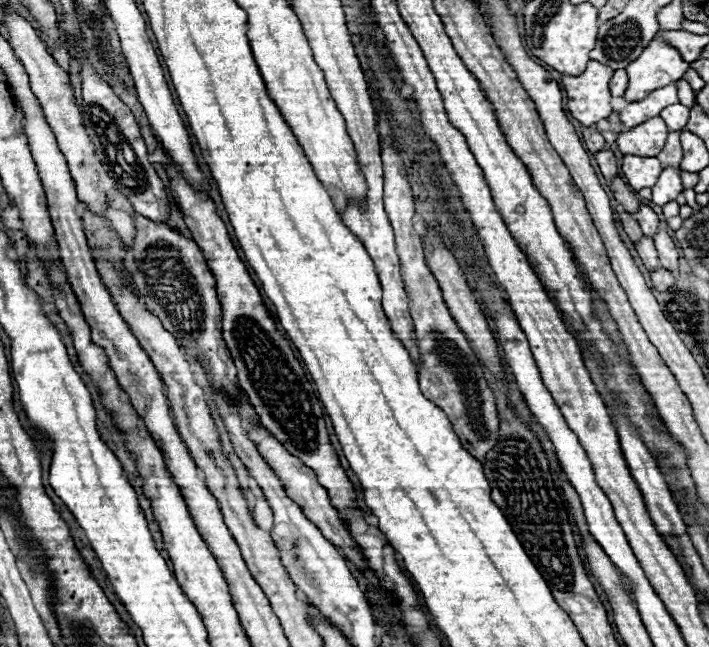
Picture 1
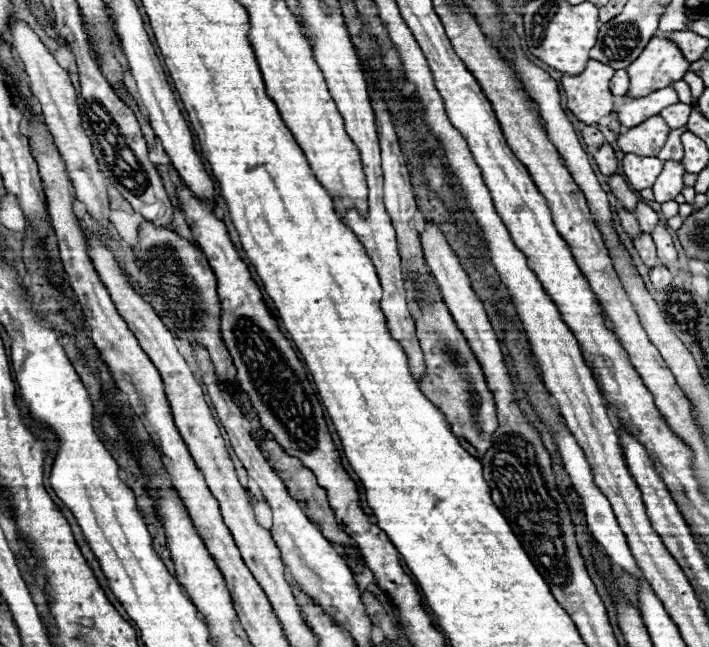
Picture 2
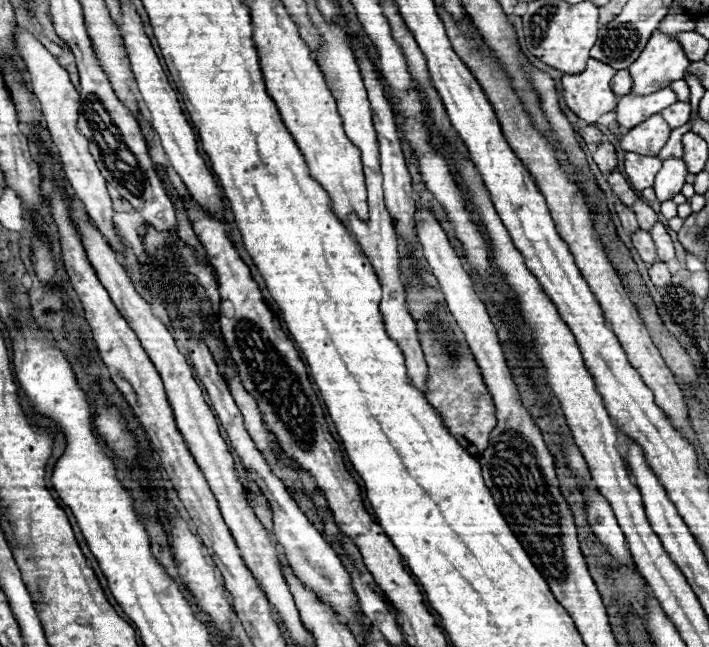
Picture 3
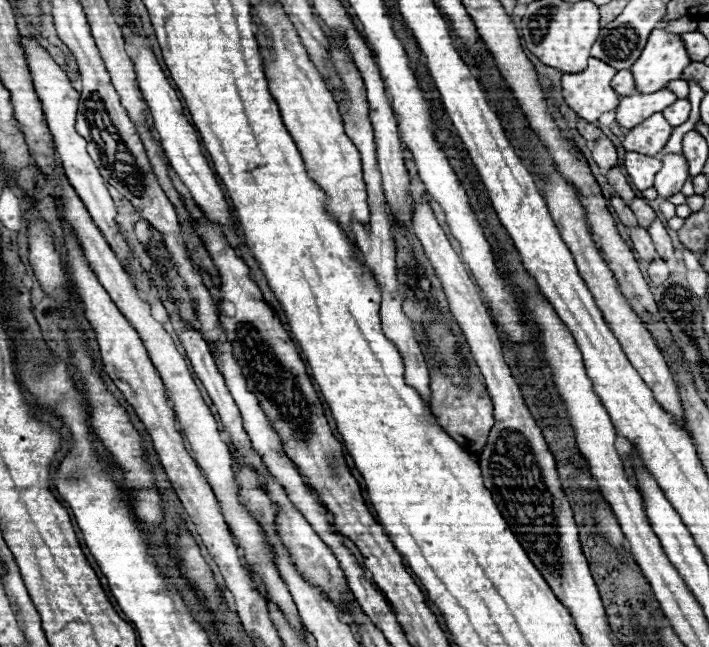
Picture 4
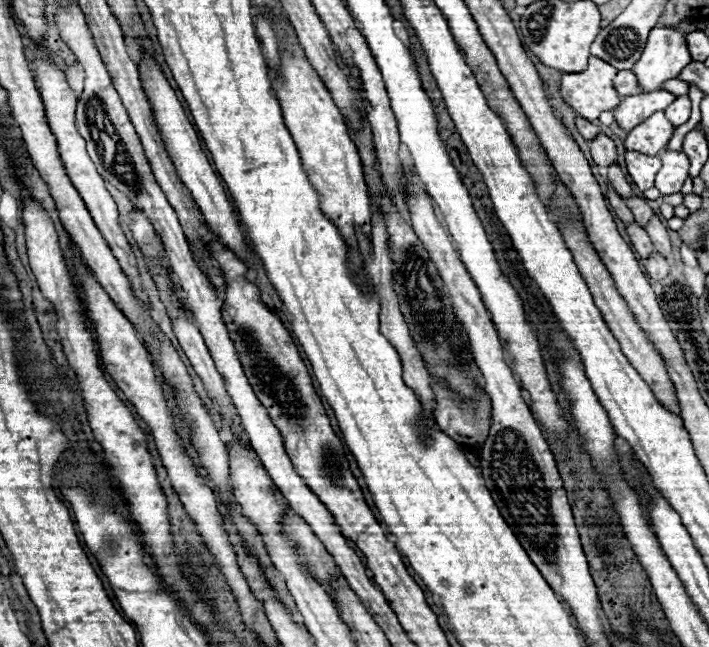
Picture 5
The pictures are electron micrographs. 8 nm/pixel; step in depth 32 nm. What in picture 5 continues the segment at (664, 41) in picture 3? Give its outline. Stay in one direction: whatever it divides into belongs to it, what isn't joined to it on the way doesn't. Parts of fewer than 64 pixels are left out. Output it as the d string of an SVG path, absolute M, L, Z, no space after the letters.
M656 26L650 32L644 52L634 64L632 72L636 72L640 88L644 92L652 92L660 88L664 80L678 78L690 62L692 58L686 48L684 32L676 32L666 26Z

